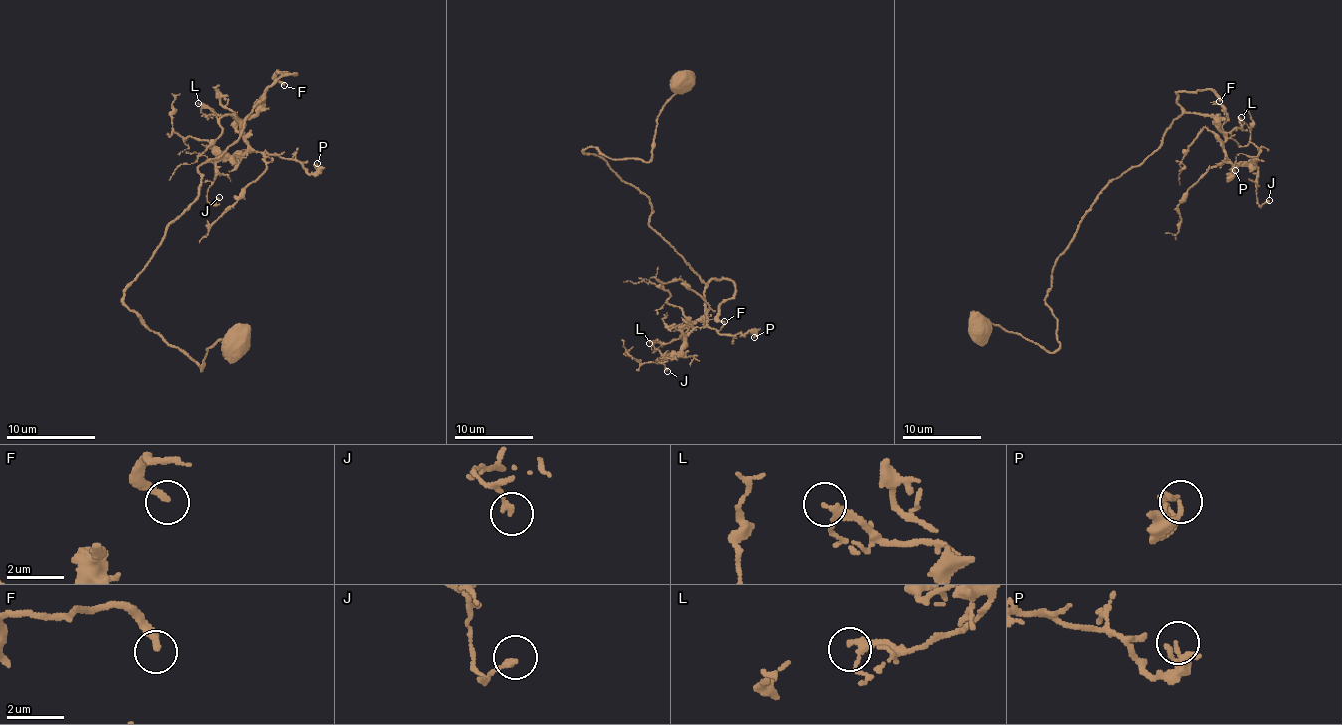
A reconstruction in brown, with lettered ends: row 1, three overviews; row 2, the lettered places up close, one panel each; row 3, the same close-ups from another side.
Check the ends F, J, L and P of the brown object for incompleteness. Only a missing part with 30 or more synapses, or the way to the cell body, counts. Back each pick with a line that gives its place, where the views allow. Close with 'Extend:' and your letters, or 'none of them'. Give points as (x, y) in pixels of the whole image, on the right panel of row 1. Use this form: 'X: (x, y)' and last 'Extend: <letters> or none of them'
F: (1219, 101)
Extend: F

